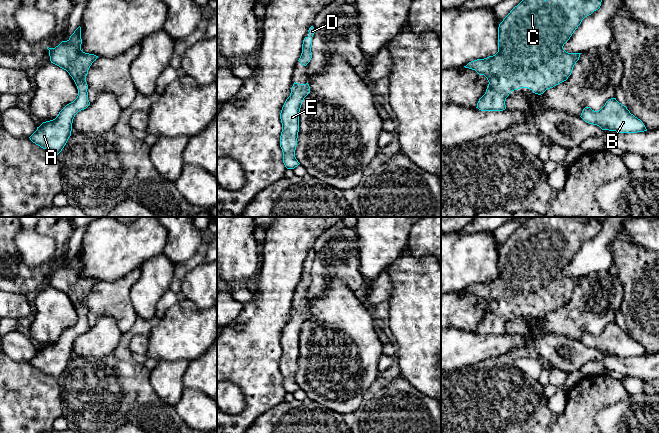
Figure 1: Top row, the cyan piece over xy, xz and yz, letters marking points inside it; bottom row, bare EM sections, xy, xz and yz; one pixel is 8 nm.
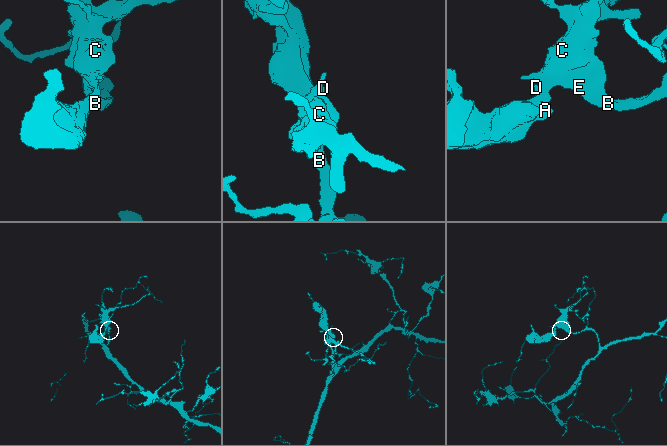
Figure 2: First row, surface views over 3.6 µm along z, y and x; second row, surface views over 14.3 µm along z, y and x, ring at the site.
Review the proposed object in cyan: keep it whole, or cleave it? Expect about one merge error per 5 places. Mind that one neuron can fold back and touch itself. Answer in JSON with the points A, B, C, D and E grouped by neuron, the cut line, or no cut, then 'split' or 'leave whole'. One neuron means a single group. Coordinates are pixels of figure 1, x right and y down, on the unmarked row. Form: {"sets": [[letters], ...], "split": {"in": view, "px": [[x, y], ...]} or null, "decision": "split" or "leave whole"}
{"sets": [["A", "B", "C", "D", "E"]], "split": null, "decision": "leave whole"}

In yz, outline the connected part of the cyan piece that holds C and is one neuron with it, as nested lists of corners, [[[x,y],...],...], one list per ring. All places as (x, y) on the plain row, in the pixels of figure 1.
[[[530,217],[499,248],[498,276],[464,290],[484,299],[489,306],[476,332],[503,335],[506,322],[514,314],[528,312],[541,319],[566,305],[581,277],[568,277],[563,270],[582,244],[600,232],[601,226],[595,217]]]

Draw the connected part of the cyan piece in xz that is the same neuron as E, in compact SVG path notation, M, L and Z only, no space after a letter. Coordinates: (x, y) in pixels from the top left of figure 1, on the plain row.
M294 306L290 320L286 323L280 337L282 347L280 371L283 376L283 387L287 393L294 393L300 388L295 381L299 356L299 336L304 322L309 317L310 310L308 307Z

